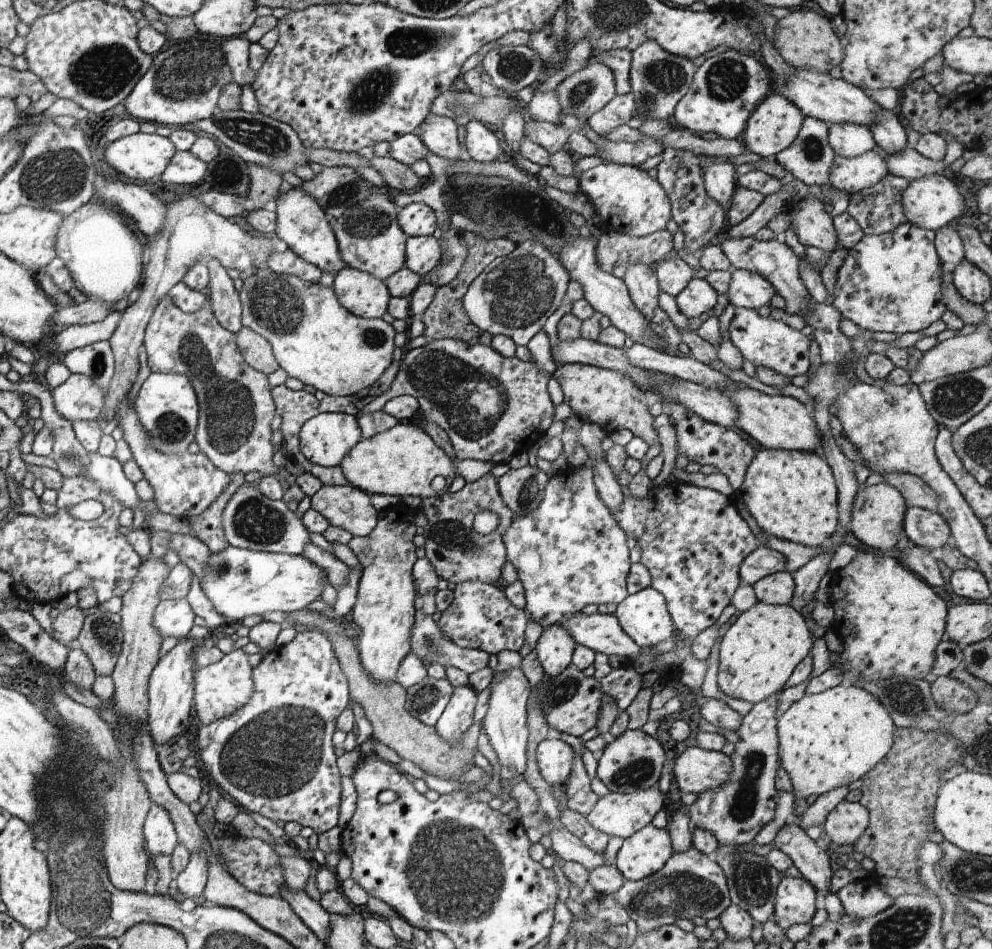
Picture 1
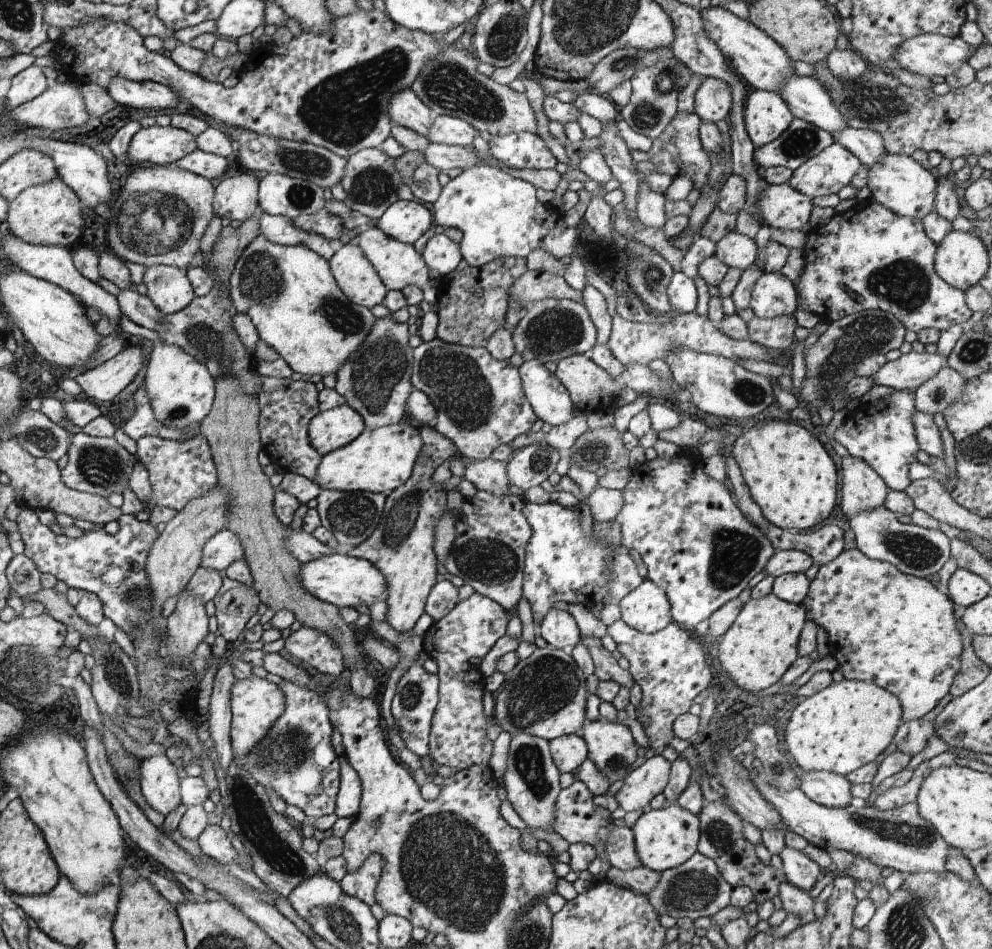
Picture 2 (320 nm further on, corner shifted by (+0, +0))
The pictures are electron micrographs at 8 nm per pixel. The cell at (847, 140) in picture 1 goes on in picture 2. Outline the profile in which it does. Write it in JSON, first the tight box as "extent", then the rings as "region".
{"extent":[777,75,847,134],"region":[[[794,75],[777,90],[796,119],[802,119],[834,134],[847,125],[832,99],[816,79]]]}

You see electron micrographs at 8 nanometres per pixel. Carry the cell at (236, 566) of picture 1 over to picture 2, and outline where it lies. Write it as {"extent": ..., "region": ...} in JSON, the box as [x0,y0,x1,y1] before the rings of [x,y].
{"extent":[298,554,387,606],"region":[[[332,554],[323,556],[318,560],[303,563],[301,572],[298,573],[303,587],[316,595],[320,600],[343,606],[375,605],[378,601],[387,600],[387,580],[385,574],[378,570],[370,561],[348,555]]]}

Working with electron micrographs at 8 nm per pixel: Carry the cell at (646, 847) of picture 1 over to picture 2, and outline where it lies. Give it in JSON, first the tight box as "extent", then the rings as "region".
{"extent":[632,804,699,873],"region":[[[667,804],[644,813],[634,824],[632,832],[639,861],[644,867],[663,873],[680,866],[697,851],[699,818],[678,804]]]}

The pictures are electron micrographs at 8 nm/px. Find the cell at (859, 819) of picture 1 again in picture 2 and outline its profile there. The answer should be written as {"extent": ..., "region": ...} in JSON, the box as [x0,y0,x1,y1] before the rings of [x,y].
{"extent":[799,771,851,807],"region":[[[804,771],[799,788],[815,803],[829,807],[850,805],[851,785],[845,775],[830,771]]]}

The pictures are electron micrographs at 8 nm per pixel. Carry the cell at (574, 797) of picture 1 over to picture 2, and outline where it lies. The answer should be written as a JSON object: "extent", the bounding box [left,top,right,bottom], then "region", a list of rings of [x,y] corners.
{"extent":[605,826,643,871],"region":[[[613,826],[605,856],[611,862],[612,867],[623,871],[631,871],[643,866],[635,849],[632,829],[628,827]]]}

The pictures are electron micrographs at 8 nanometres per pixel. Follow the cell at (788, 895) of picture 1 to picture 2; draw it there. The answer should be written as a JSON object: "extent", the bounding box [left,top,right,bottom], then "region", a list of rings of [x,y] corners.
{"extent":[779,846,820,892],"region":[[[784,846],[779,855],[783,862],[783,877],[808,892],[820,876],[820,865],[804,854],[804,851],[792,847]]]}

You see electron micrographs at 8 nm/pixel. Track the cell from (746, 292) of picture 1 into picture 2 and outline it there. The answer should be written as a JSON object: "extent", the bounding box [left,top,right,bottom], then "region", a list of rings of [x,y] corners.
{"extent":[749,272,798,318],"region":[[[781,272],[762,273],[754,283],[749,306],[756,317],[774,318],[792,315],[798,309],[795,284]]]}

